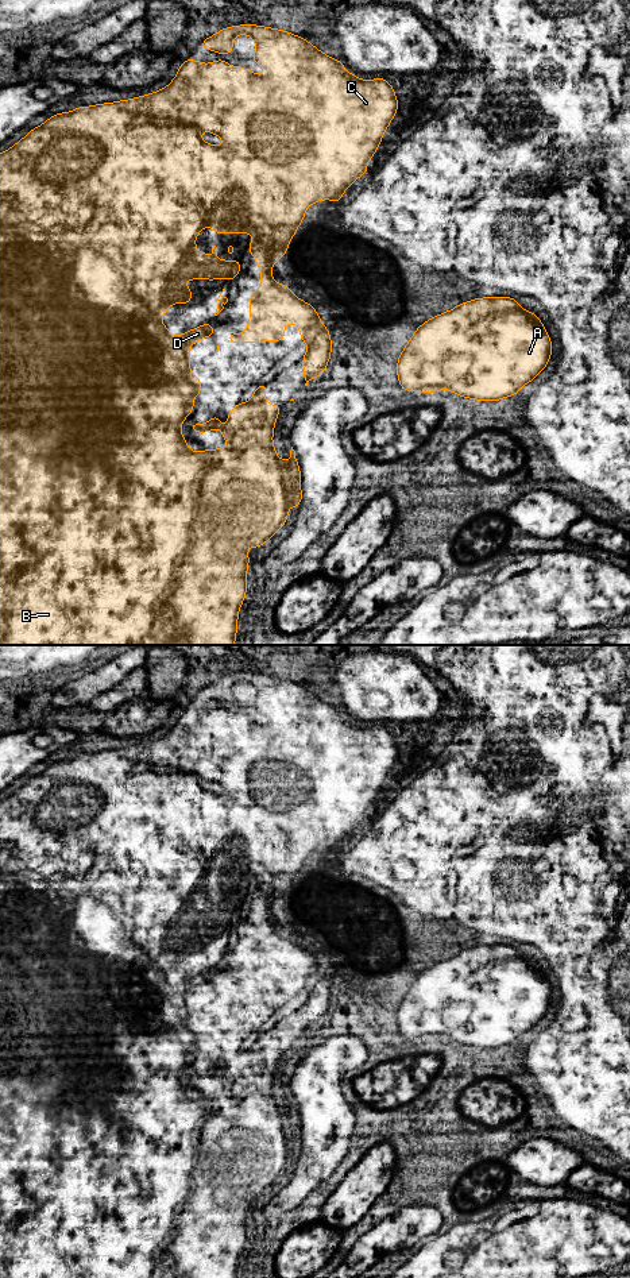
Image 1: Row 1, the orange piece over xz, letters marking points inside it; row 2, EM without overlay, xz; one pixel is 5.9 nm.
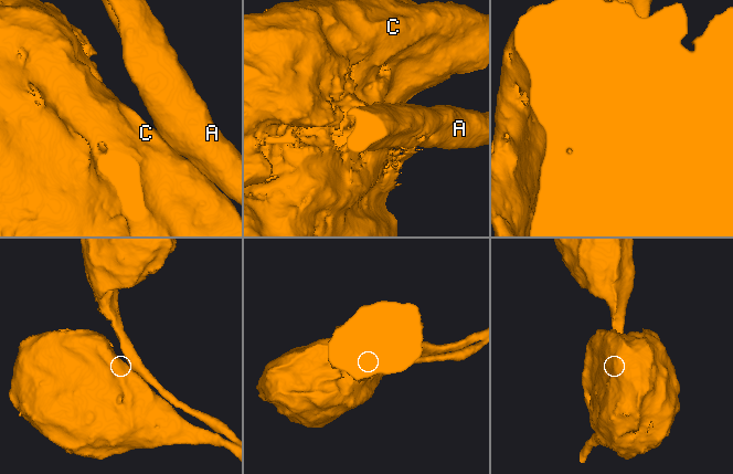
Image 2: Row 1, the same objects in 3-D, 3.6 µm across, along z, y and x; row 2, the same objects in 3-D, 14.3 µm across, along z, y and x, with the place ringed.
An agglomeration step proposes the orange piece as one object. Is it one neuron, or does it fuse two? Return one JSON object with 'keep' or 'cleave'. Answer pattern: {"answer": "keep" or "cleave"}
{"answer": "cleave"}

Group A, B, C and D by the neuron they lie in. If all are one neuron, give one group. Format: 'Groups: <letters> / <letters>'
Groups: A / B C D

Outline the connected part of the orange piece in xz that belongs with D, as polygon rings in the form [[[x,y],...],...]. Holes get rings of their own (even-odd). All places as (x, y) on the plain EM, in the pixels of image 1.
[[[240,672],[233,675],[225,675],[214,683],[204,687],[198,694],[205,695],[209,699],[233,702],[232,691],[237,683],[248,683],[255,691],[256,696],[251,704],[252,710],[264,715],[264,722],[259,723],[251,721],[248,717],[240,714],[231,714],[225,709],[214,709],[212,711],[201,711],[196,707],[185,707],[174,727],[163,737],[144,742],[142,745],[134,745],[131,748],[120,748],[116,750],[96,752],[92,754],[78,754],[71,760],[55,761],[42,773],[32,776],[23,787],[0,800],[0,1278],[237,1278],[237,1265],[240,1254],[247,1240],[247,1216],[250,1213],[248,1194],[259,1196],[267,1190],[285,1171],[289,1163],[289,1155],[293,1152],[295,1157],[301,1152],[301,1119],[295,1099],[291,1094],[291,1107],[285,1109],[281,1108],[275,1100],[273,1092],[273,1082],[277,1065],[282,1057],[282,1053],[270,1053],[264,1049],[264,1043],[268,1039],[267,1031],[259,1032],[252,1042],[252,1047],[241,1050],[231,1057],[228,1061],[228,1073],[221,1073],[220,1065],[214,1063],[209,1066],[208,1072],[189,1072],[190,1078],[197,1081],[208,1081],[212,1077],[223,1078],[223,1088],[231,1089],[231,1094],[221,1094],[219,1097],[205,1097],[194,1100],[186,1093],[186,1088],[181,1081],[181,1070],[186,1067],[188,1061],[194,1061],[193,1047],[201,1042],[201,1026],[190,1022],[190,992],[194,989],[200,991],[201,985],[212,985],[214,976],[210,970],[200,973],[192,978],[188,978],[179,984],[173,984],[169,977],[163,973],[161,964],[165,962],[171,951],[189,951],[193,946],[193,939],[185,934],[186,927],[235,927],[240,920],[240,908],[219,908],[217,895],[212,895],[212,907],[206,907],[206,900],[200,901],[196,897],[196,884],[208,873],[212,873],[213,881],[254,881],[255,885],[250,889],[250,896],[246,900],[251,900],[255,910],[260,915],[260,935],[251,941],[250,945],[250,969],[244,981],[231,981],[227,984],[229,991],[262,991],[262,989],[282,989],[285,987],[285,973],[287,970],[295,972],[299,976],[301,989],[308,991],[308,999],[301,1007],[304,1011],[302,1023],[308,1030],[320,1024],[331,1007],[332,989],[331,980],[324,974],[320,968],[317,958],[308,950],[299,947],[293,942],[291,937],[286,935],[285,931],[279,933],[274,928],[271,922],[273,912],[282,907],[286,897],[301,873],[306,857],[310,852],[322,849],[325,846],[332,848],[337,852],[345,837],[351,834],[360,823],[367,822],[367,811],[378,799],[379,791],[387,777],[390,769],[394,767],[398,757],[398,748],[393,734],[380,723],[375,727],[364,729],[357,723],[351,722],[344,717],[341,709],[337,709],[309,691],[305,686],[297,684],[291,680],[282,679],[278,676],[268,676],[264,673],[255,672]],[[201,779],[209,779],[210,781],[219,783],[224,788],[224,794],[217,795],[205,791],[200,785]]]

